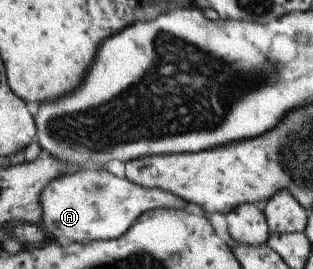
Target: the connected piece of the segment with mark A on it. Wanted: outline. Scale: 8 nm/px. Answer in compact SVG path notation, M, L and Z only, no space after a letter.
M79 169L70 175L62 174L42 190L41 224L52 240L78 243L115 240L126 234L142 214L159 209L180 208L185 204L186 200L172 192L142 187L126 177L120 179L105 169Z

